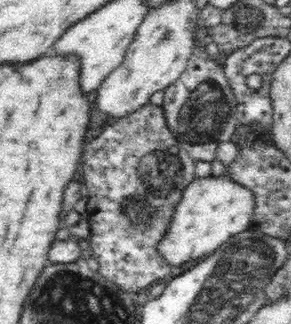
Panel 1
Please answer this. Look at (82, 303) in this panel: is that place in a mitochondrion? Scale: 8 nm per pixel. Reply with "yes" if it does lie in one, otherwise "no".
yes

